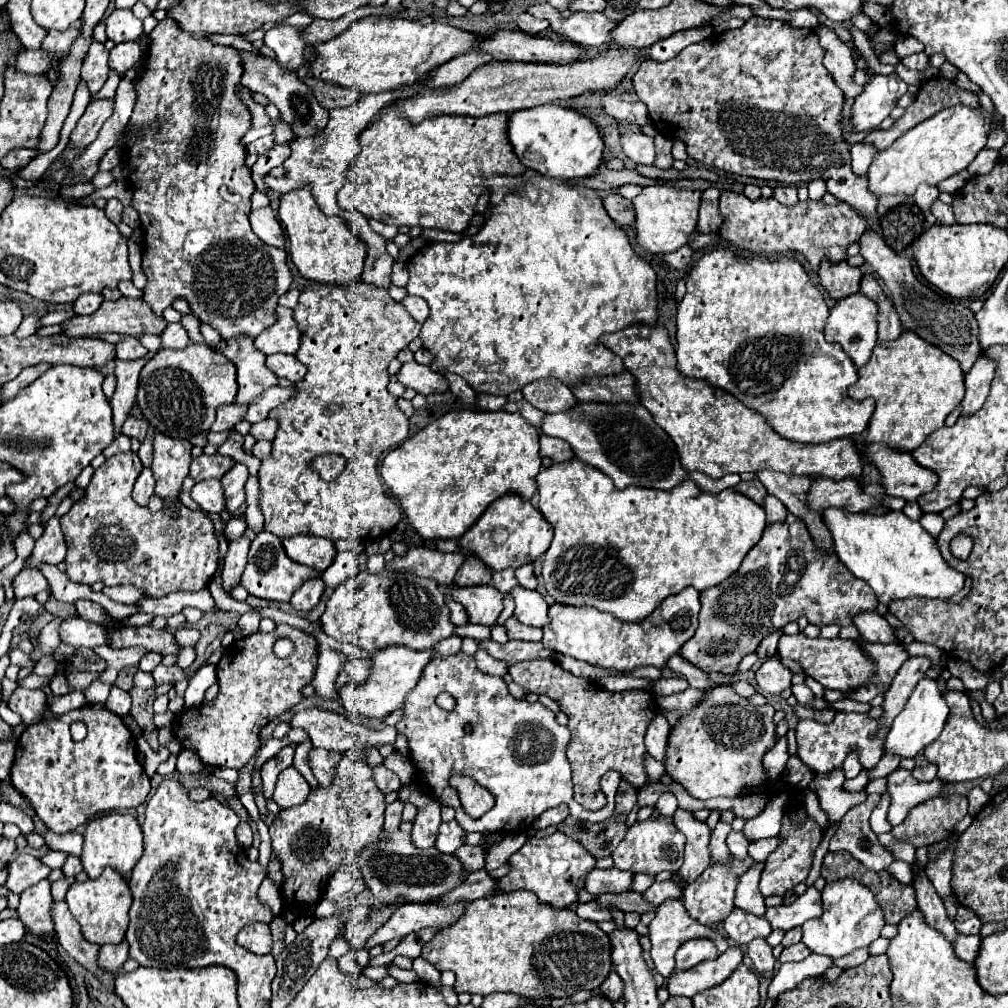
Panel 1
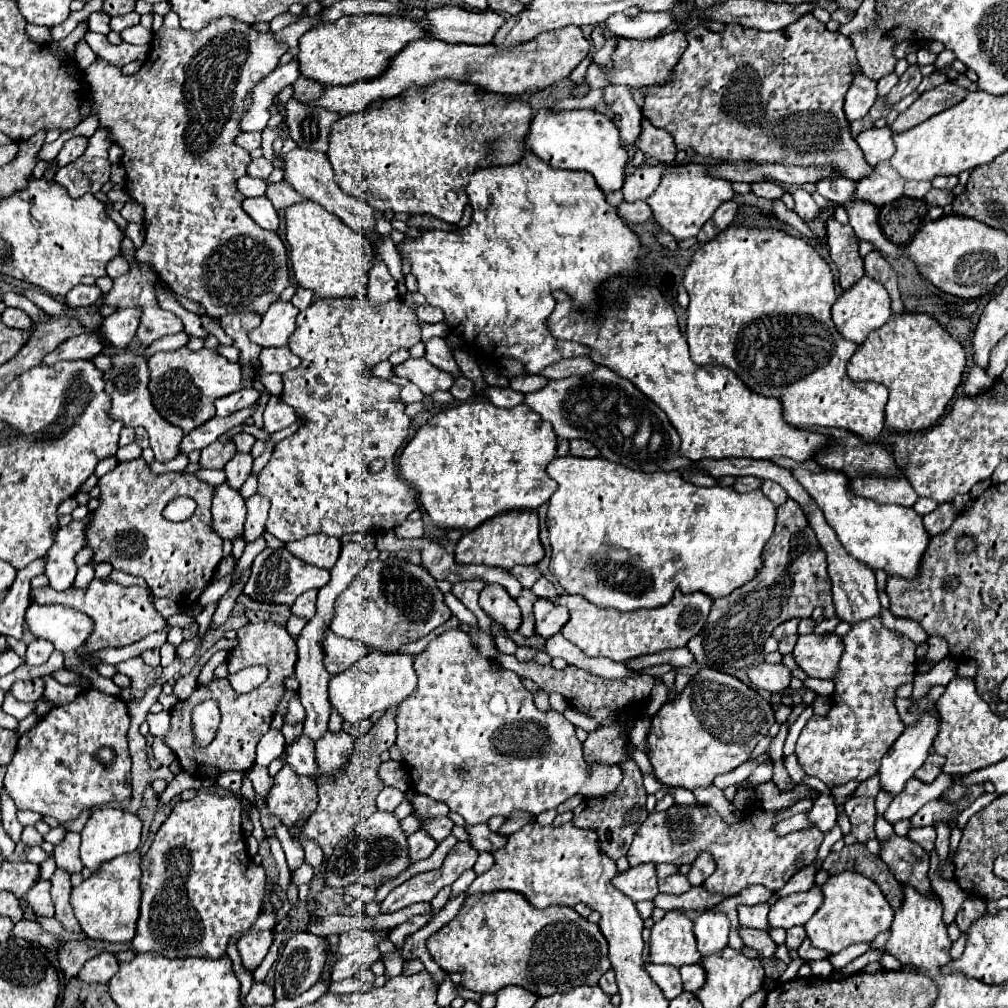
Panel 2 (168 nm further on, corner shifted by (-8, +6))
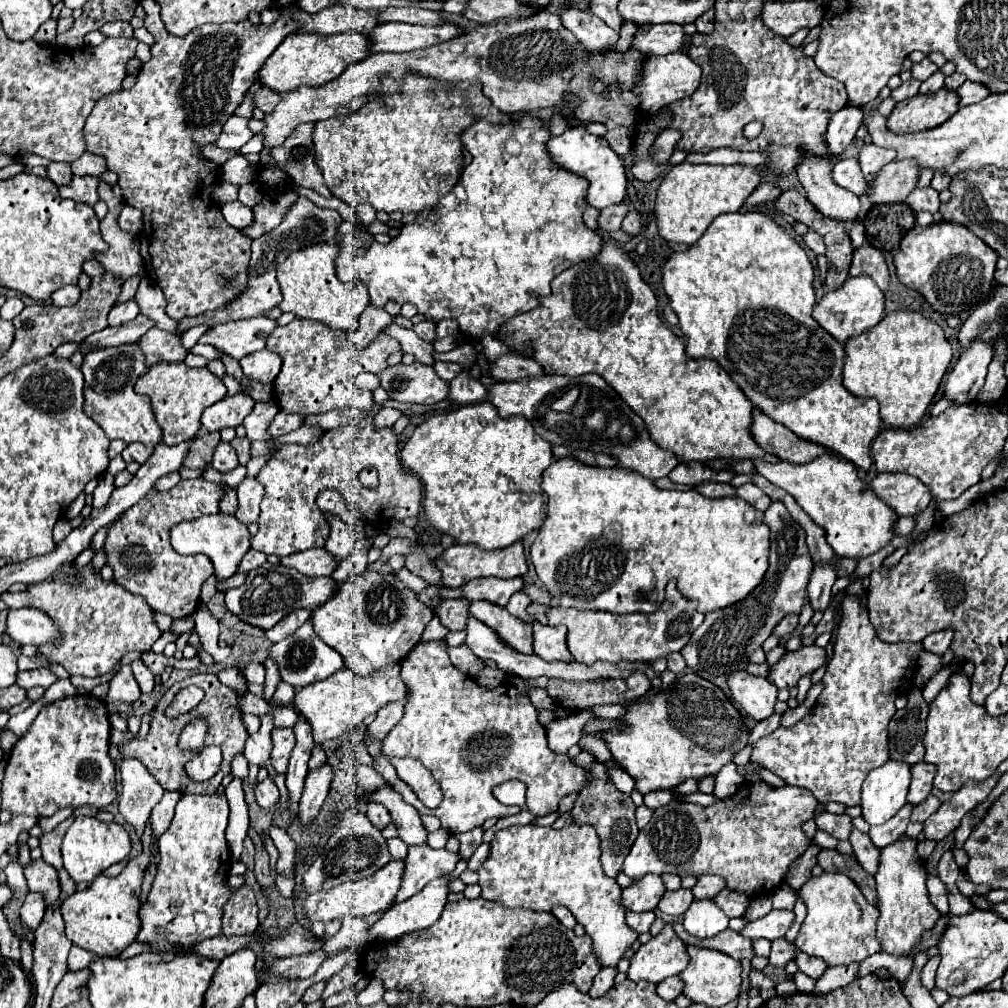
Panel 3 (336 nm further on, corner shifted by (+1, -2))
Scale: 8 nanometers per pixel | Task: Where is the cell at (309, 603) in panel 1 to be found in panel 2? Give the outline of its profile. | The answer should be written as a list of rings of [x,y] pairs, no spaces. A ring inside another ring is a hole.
[[[309,590],[295,600],[295,604],[291,606],[291,614],[311,620],[315,616],[315,602],[317,602],[317,590]]]

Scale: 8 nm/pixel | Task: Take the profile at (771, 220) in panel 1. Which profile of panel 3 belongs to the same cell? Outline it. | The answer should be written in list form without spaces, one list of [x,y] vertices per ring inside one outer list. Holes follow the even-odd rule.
[[[914,160],[886,164],[870,184],[868,200],[872,204],[904,202],[918,180],[918,166]]]

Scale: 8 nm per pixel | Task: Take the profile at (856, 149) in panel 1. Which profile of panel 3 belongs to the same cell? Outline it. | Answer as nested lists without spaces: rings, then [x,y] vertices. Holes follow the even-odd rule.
[[[874,142],[872,144],[864,144],[860,154],[858,154],[858,164],[860,164],[860,170],[862,170],[862,176],[870,182],[874,180],[874,174],[886,166],[888,162],[892,162],[896,156],[894,150],[888,150],[888,148],[880,148],[876,146]]]

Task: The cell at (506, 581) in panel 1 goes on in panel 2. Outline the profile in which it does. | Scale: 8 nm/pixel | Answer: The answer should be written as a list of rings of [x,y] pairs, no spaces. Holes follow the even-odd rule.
[[[517,566],[517,568],[511,568],[509,572],[521,582],[523,588],[531,588],[541,578],[541,572],[537,570],[537,566]]]

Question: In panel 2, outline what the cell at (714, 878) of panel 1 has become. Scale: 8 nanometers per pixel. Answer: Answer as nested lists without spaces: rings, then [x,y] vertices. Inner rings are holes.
[[[753,802],[753,808],[743,810],[743,820],[735,824],[725,824],[721,816],[705,804],[697,806],[671,806],[665,812],[651,812],[643,826],[635,832],[633,844],[627,852],[631,866],[643,862],[671,862],[677,866],[692,863],[701,851],[708,851],[717,870],[703,884],[709,892],[723,892],[727,896],[739,894],[747,886],[763,884],[769,890],[779,890],[793,874],[809,866],[823,842],[823,832],[819,830],[801,830],[785,836],[775,834],[775,812],[759,808]],[[745,842],[745,844],[743,844]]]

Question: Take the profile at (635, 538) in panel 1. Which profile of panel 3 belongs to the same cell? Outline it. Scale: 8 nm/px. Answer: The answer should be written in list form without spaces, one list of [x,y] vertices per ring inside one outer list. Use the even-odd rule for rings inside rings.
[[[570,456],[554,460],[542,474],[542,490],[548,494],[548,518],[546,522],[540,526],[538,536],[530,548],[530,558],[532,564],[536,568],[538,578],[542,580],[542,584],[546,586],[546,590],[552,594],[554,602],[558,606],[572,606],[572,608],[580,608],[580,610],[604,610],[604,612],[612,612],[612,614],[632,614],[632,612],[654,612],[664,598],[664,588],[668,584],[670,578],[678,580],[678,590],[686,600],[694,600],[698,602],[698,612],[708,614],[712,610],[730,606],[738,600],[742,600],[750,590],[754,590],[760,582],[762,576],[768,568],[768,550],[770,550],[770,528],[763,522],[764,512],[754,510],[754,506],[750,506],[746,500],[742,498],[706,498],[702,494],[698,494],[696,490],[662,490],[658,488],[652,480],[624,470],[624,468],[594,468],[594,466],[586,466]]]

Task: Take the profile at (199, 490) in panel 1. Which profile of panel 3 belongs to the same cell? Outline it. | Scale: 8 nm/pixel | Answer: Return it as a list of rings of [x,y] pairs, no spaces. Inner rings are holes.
[[[224,512],[200,516],[196,520],[192,520],[190,524],[178,524],[176,528],[172,528],[170,538],[172,538],[172,548],[180,554],[206,554],[206,556],[210,556],[218,580],[230,578],[236,572],[238,562],[250,550],[248,528],[242,522],[238,522],[234,516],[224,514]]]

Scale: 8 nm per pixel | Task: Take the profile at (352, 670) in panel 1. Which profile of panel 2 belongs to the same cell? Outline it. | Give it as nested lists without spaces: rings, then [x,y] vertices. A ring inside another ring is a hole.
[[[329,628],[323,634],[321,646],[323,646],[323,652],[325,652],[323,664],[325,664],[325,668],[331,676],[347,670],[349,666],[353,666],[365,654],[365,648],[359,646],[359,642],[339,638]]]

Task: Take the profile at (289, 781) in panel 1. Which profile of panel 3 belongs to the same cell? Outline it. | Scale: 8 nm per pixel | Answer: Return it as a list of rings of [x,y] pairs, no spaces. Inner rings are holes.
[[[266,778],[264,782],[258,782],[256,786],[256,802],[260,808],[272,808],[280,800],[280,792],[272,778]]]

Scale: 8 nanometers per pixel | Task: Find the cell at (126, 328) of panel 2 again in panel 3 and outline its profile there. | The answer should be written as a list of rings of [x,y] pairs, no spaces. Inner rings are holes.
[[[128,300],[124,304],[118,304],[110,310],[108,314],[108,326],[120,326],[120,324],[126,324],[126,322],[132,322],[136,316],[140,314],[140,308],[134,300]]]

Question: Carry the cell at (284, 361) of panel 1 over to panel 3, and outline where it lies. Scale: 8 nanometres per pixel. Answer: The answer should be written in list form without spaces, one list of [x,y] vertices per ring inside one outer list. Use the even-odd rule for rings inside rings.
[[[262,350],[242,358],[240,366],[246,378],[256,380],[260,384],[272,384],[274,378],[280,374],[282,358],[270,350]]]

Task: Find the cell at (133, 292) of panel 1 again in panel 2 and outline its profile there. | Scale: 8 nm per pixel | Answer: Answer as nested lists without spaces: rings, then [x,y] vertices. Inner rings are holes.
[[[119,254],[119,256],[115,256],[115,258],[111,258],[109,260],[109,264],[107,264],[107,276],[109,278],[119,278],[121,274],[125,274],[129,270],[129,264],[127,264],[127,260]]]

